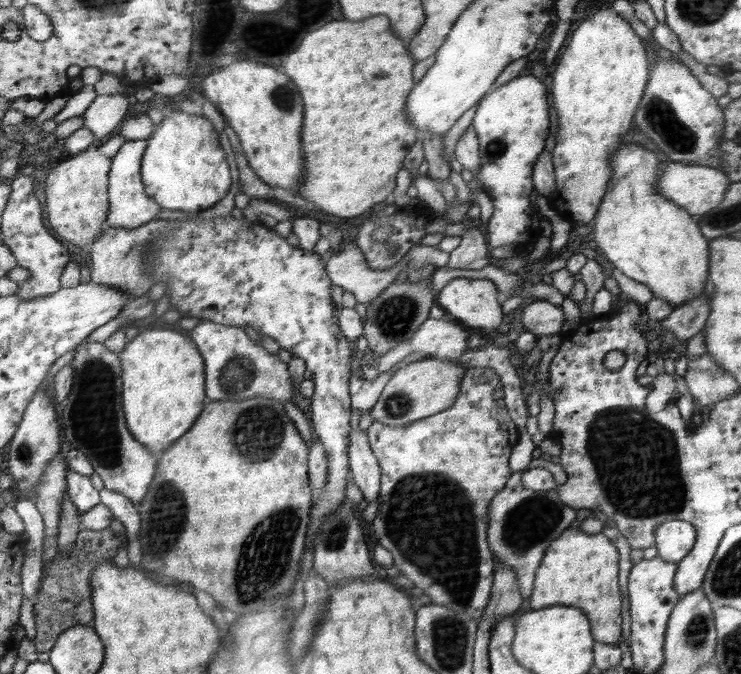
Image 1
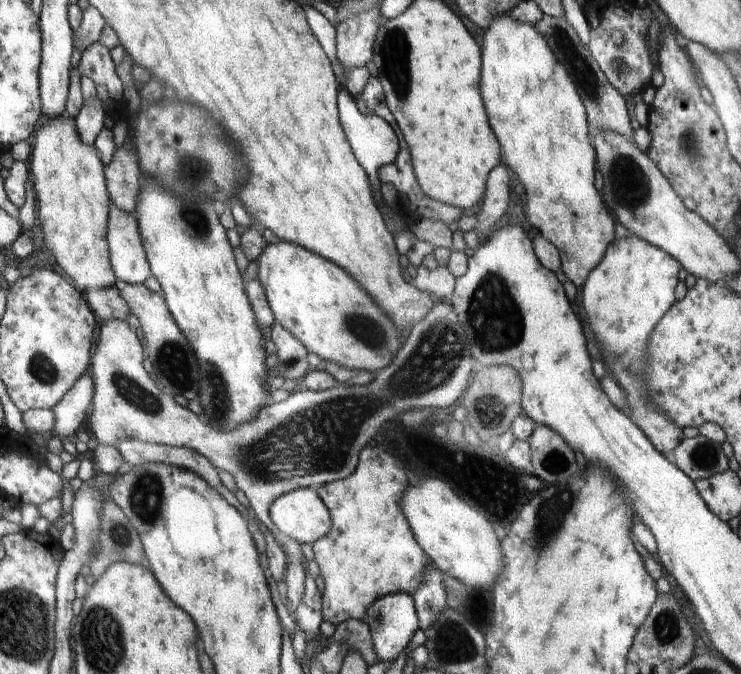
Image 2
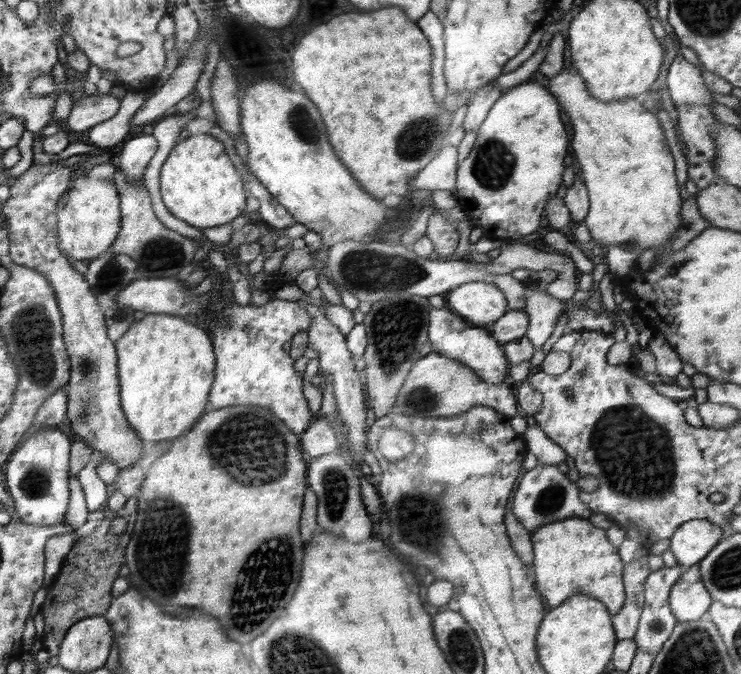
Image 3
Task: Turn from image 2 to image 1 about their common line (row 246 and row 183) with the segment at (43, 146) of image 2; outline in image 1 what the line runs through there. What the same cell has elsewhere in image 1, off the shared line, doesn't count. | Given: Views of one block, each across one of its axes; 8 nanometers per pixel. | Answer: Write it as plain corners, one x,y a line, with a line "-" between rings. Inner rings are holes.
92,147
60,163
48,176
46,193
49,222
60,236
80,248
85,248
88,244
95,242
96,238
100,238
101,234
104,233
104,225
111,213
110,185
112,169
113,159
108,155
104,155
98,147

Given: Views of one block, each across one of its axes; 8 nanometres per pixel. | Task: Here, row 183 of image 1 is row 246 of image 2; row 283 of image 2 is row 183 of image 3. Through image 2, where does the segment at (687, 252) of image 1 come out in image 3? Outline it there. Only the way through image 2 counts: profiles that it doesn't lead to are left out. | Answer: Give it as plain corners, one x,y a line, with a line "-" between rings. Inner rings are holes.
564,66
554,78
550,78
548,90
560,99
565,109
566,120
572,120
570,126
574,128
574,158
578,160
580,174
590,194
590,212
584,217
583,222
586,223
594,243
597,241
597,244
607,247
622,247
624,242
634,242
634,247
630,247
629,250
640,248
642,252
654,250
662,254
668,249
678,226
682,224
682,196
674,174
674,160
666,160
672,158
672,154
670,148
664,144
660,124
654,113
642,107
641,100
626,98
604,103
592,98
592,94
586,92
582,82
584,78
580,78
574,66

